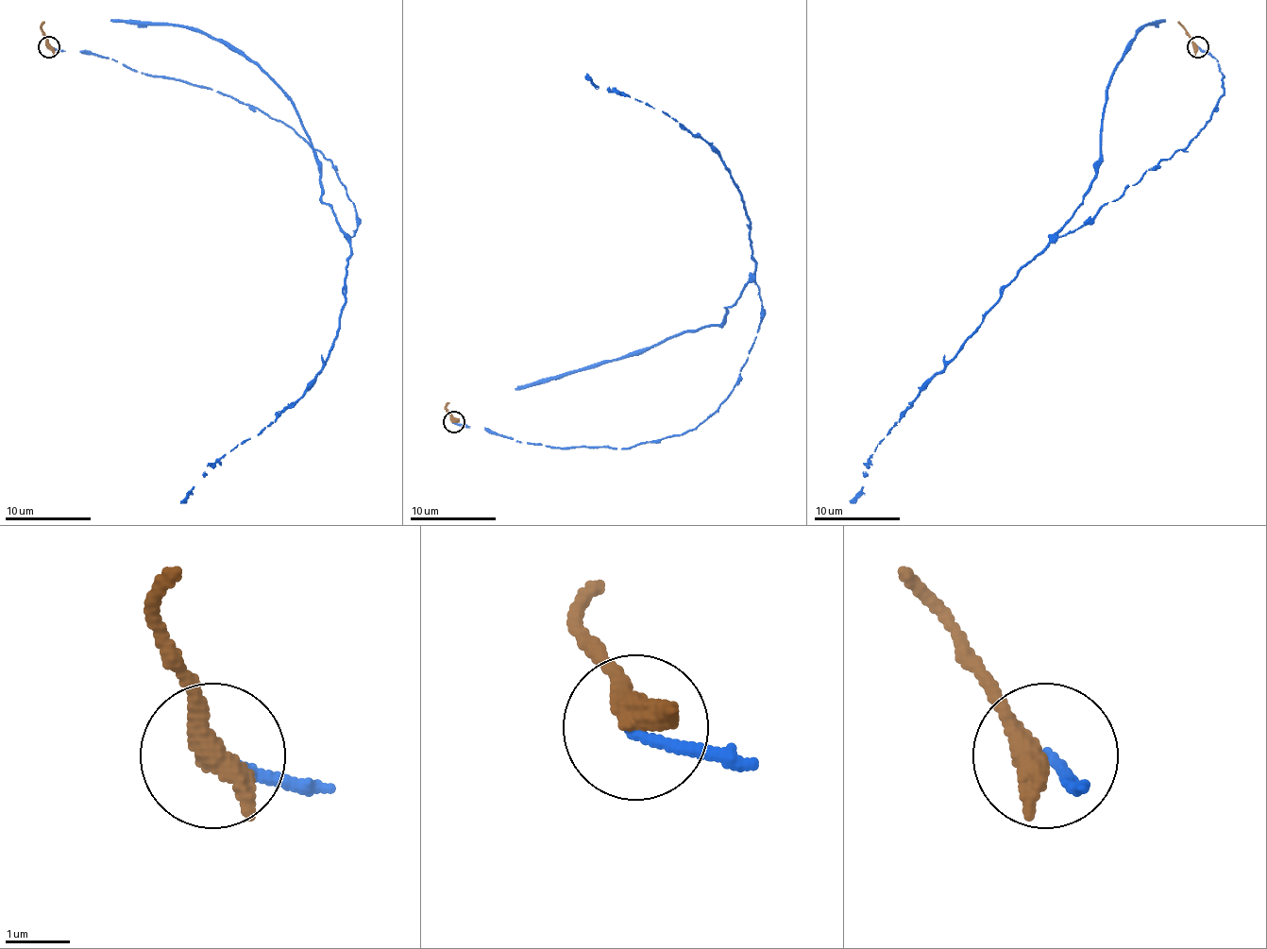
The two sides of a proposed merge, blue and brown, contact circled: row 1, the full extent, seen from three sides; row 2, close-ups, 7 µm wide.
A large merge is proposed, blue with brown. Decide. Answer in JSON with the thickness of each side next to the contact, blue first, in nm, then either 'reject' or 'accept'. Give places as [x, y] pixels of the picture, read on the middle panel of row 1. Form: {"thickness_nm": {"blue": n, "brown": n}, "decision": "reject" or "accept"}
{"thickness_nm": {"blue": 160, "brown": 480}, "decision": "reject"}

